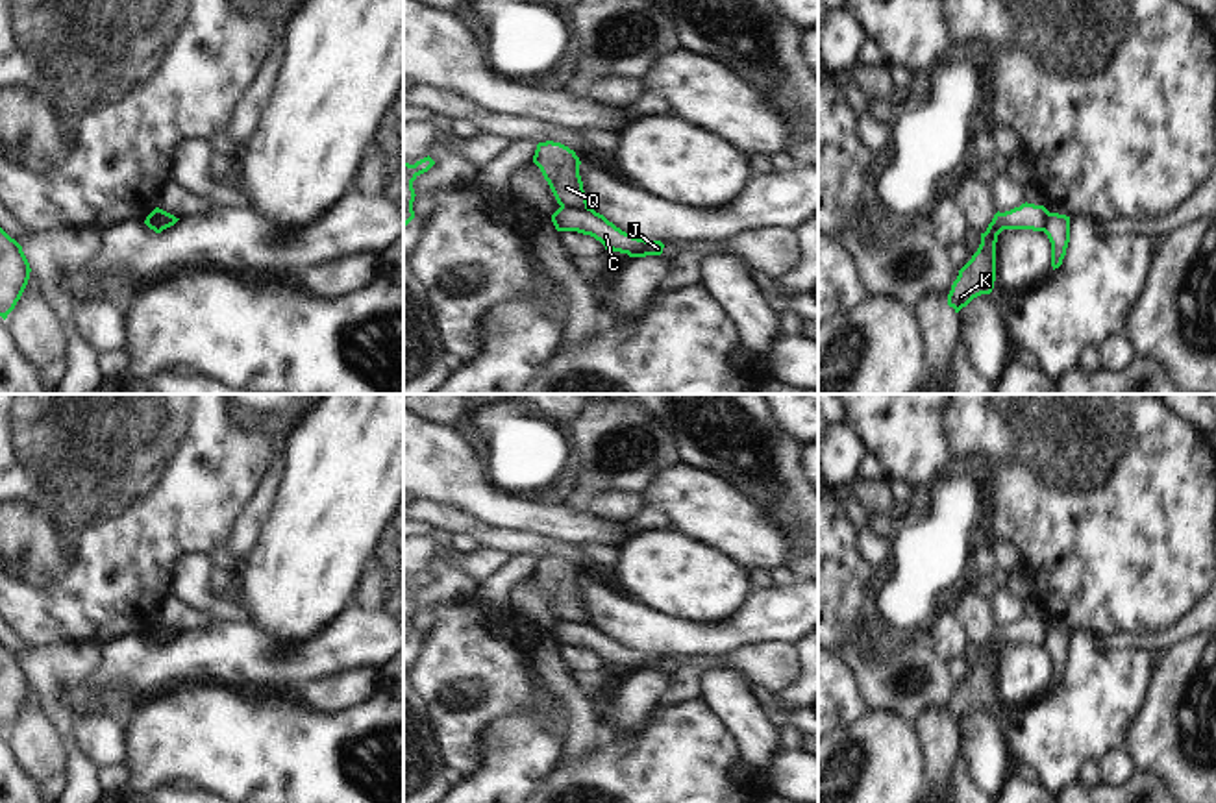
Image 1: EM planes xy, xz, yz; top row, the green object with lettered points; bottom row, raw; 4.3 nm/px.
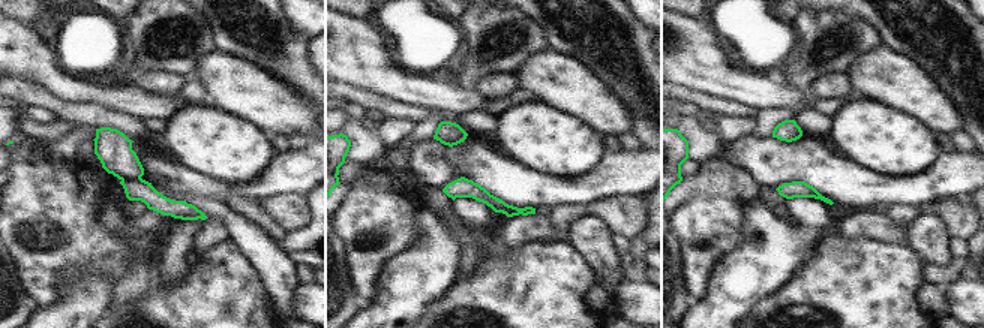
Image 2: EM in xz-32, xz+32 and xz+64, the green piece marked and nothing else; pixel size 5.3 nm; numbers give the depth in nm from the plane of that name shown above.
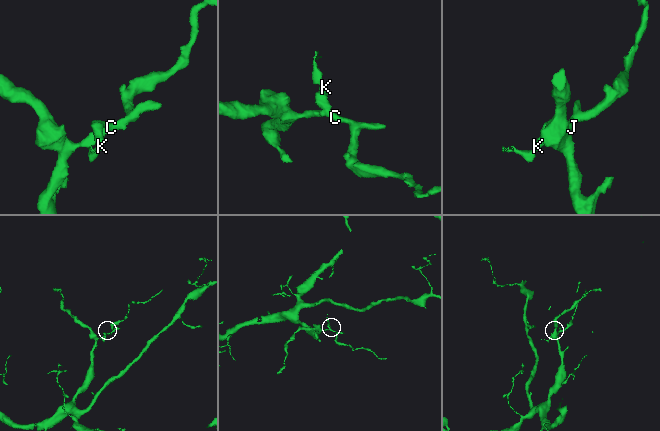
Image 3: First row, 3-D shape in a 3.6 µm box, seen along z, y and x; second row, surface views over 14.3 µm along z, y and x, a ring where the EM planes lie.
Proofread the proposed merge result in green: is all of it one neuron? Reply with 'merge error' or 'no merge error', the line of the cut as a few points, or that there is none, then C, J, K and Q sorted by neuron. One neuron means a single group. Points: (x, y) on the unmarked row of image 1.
merge error; cut in xz along (561, 620), (587, 622); C J / K Q

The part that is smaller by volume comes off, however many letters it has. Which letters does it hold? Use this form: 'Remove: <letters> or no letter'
Remove: K, Q

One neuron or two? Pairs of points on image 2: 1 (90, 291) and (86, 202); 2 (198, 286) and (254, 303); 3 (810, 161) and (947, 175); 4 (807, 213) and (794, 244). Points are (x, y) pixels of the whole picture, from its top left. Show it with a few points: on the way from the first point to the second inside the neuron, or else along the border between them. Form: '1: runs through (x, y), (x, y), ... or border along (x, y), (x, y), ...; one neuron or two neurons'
1: border along (116, 283), (101, 274), (78, 279), (63, 300); two neurons
2: runs through (212, 300), (215, 303), (240, 303); one neuron
3: runs through (845, 181), (860, 187), (912, 187); one neuron
4: runs through (806, 220), (804, 228), (795, 237); one neuron

